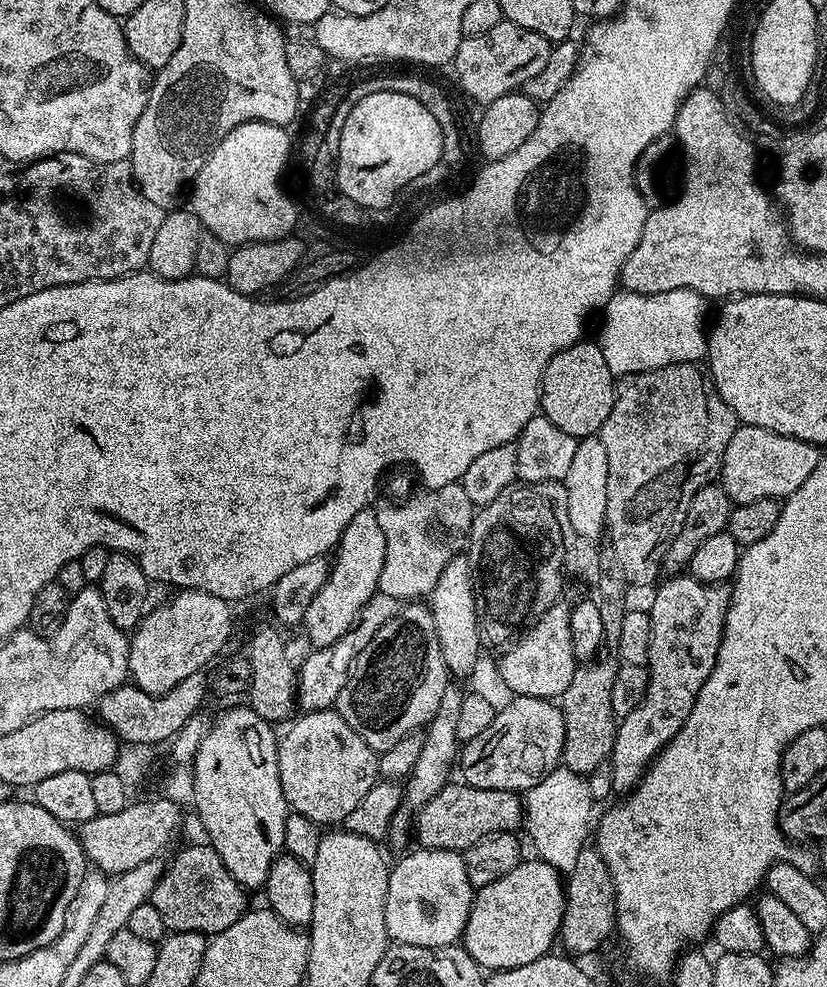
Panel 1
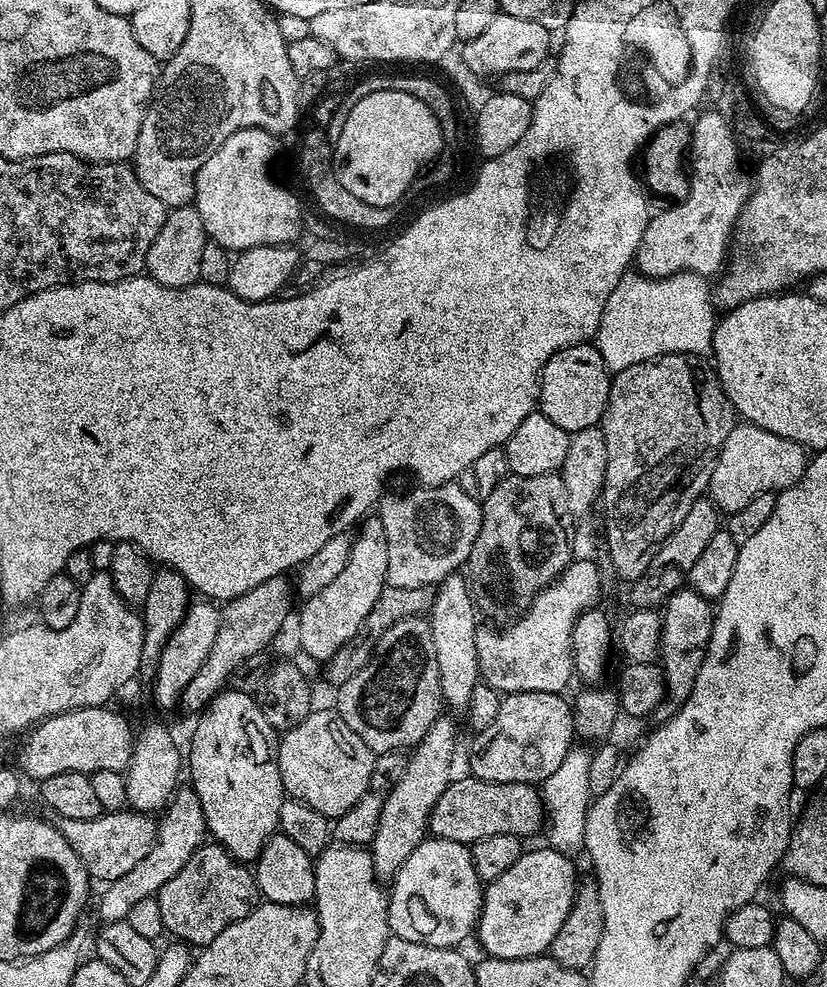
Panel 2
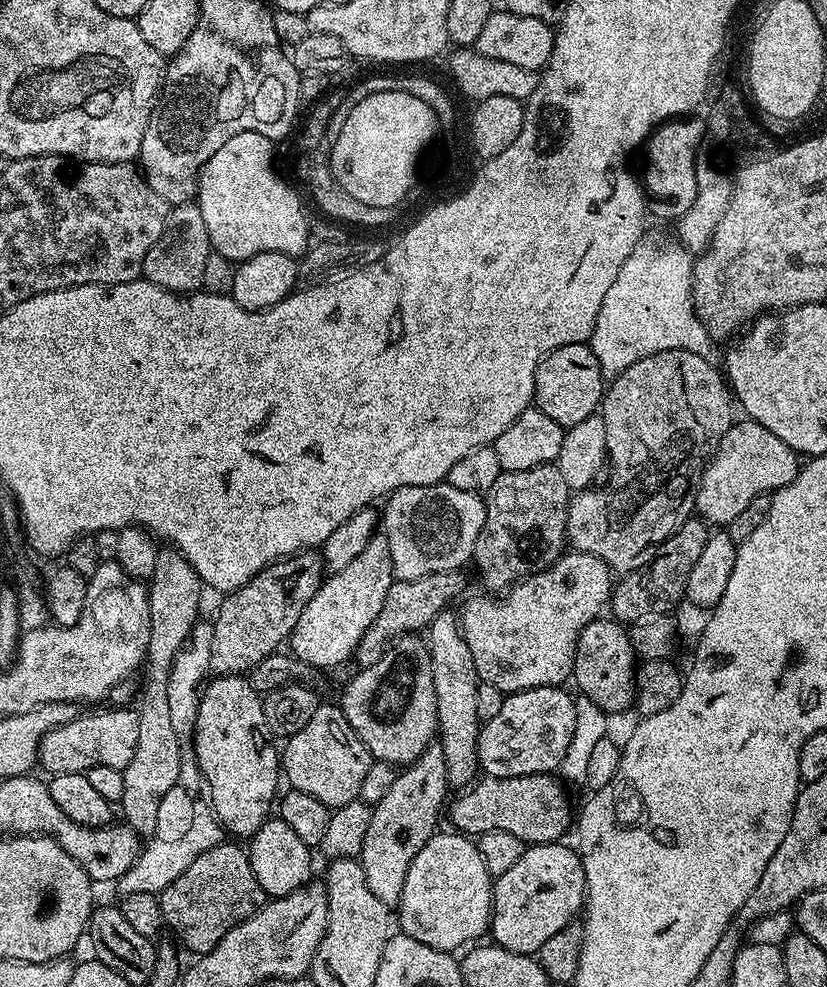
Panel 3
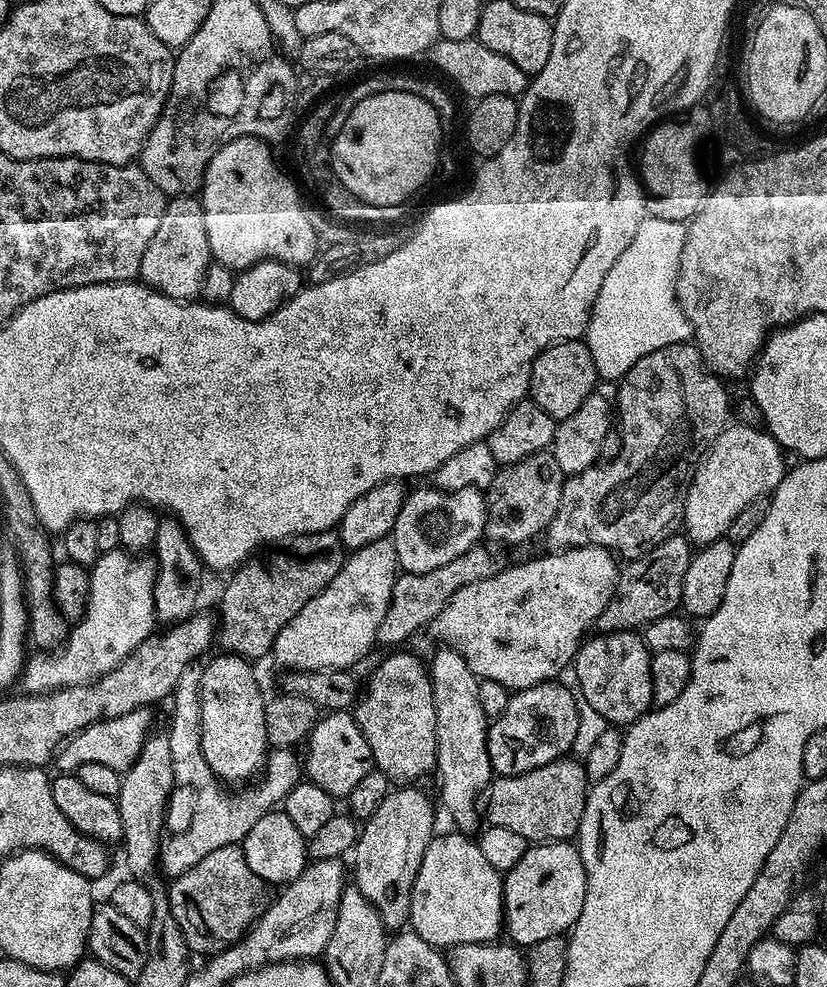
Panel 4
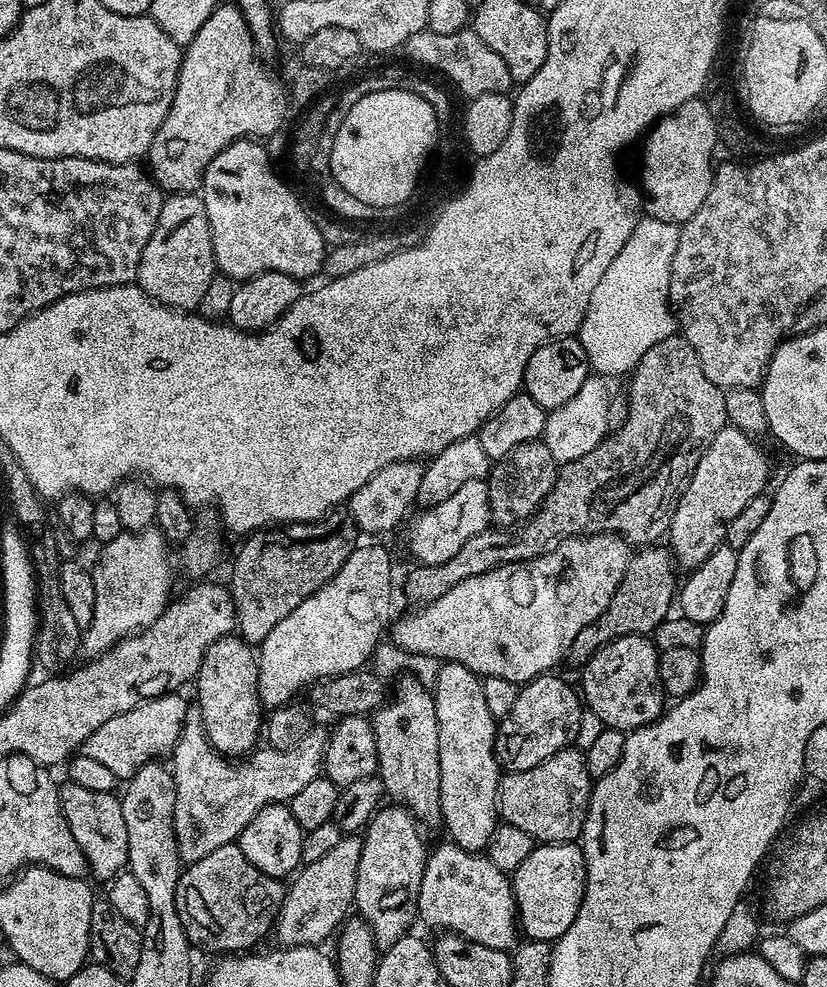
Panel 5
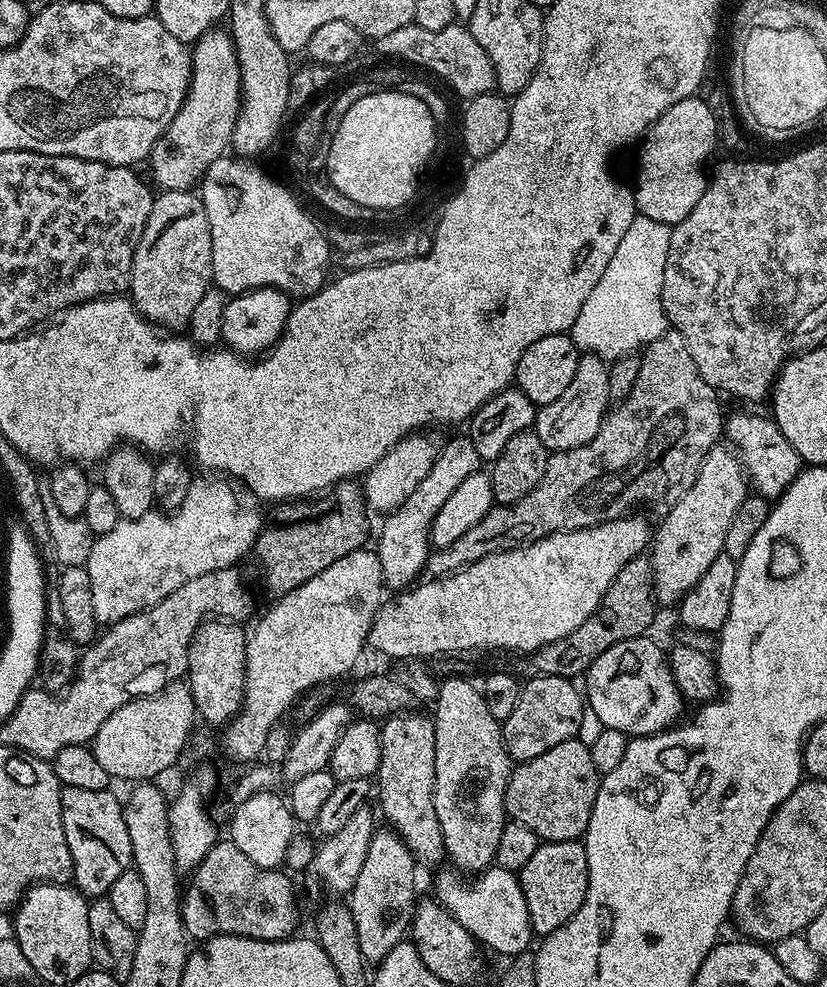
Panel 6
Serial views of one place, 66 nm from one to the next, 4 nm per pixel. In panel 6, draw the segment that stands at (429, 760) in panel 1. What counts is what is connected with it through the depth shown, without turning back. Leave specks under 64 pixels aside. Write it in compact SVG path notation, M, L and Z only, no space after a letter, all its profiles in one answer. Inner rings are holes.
M378 830L372 835L370 850L366 850L366 862L358 873L351 892L347 893L346 905L352 911L357 927L361 954L369 965L375 966L409 935L412 914L418 903L416 896L416 872L418 865L410 850L402 843L395 831Z

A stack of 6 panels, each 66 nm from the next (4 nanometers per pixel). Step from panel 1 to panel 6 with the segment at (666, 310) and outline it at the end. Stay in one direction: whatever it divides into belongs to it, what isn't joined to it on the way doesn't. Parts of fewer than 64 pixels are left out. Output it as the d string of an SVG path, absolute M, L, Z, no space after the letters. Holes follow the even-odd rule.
M637 215L630 230L626 230L626 235L622 237L622 242L618 242L618 250L614 250L602 278L598 278L594 290L590 290L586 302L582 302L578 318L574 318L570 335L581 353L597 356L605 362L613 362L639 353L663 332L669 331L670 325L662 306L662 274L666 274L666 254L670 250L671 233L669 225L654 222L654 218Z

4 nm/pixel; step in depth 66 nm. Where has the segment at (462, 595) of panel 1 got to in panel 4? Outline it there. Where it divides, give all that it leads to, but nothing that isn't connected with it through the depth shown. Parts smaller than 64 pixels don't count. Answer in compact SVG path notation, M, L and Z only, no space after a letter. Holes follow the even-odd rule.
M447 646L437 647L437 652L430 660L430 675L432 678L432 697L436 703L436 767L435 775L440 775L440 800L444 803L446 811L452 815L452 820L457 829L472 830L482 816L476 813L476 803L481 803L482 797L487 793L489 784L494 779L490 766L488 753L488 725L490 719L483 712L479 697L480 680L466 666L466 658L458 654L453 648Z

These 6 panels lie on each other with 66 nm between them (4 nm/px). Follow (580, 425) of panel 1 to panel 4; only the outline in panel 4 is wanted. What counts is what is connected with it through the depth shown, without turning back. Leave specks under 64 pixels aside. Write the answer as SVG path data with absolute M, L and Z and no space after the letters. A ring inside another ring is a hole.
M583 339L563 340L542 350L542 354L538 354L538 358L534 358L528 390L530 399L538 406L542 406L542 410L546 410L546 414L550 414L553 420L559 422L570 418L570 414L574 414L574 410L578 410L578 406L582 406L582 402L586 402L586 398L597 391L596 384L598 385L596 367L594 358L590 358L587 343Z

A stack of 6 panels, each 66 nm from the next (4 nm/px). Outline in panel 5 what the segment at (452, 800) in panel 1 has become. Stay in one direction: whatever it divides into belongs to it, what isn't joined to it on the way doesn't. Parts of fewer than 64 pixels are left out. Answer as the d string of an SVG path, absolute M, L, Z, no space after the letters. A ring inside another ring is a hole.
M569 746L550 754L538 766L521 772L504 772L500 778L496 795L496 811L499 819L505 824L518 826L518 830L526 830L534 842L542 844L571 844L579 841L584 835L584 823L588 813L588 803L592 801L592 776L586 770L586 758L583 751Z

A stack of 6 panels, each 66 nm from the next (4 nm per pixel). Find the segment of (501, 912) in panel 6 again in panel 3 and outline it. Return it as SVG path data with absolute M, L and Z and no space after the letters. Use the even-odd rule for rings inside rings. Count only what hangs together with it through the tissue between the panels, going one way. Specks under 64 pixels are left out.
M455 830L447 831L437 831L436 835L430 837L422 846L422 850L418 850L418 854L414 854L414 862L410 862L410 870L406 870L406 886L402 886L402 898L398 905L398 911L400 911L399 931L431 948L455 953L456 948L463 949L465 946L479 941L481 939L479 936L483 932L485 935L489 931L492 923L494 877L490 874L490 870L486 870L486 862L482 862L480 845L475 839Z

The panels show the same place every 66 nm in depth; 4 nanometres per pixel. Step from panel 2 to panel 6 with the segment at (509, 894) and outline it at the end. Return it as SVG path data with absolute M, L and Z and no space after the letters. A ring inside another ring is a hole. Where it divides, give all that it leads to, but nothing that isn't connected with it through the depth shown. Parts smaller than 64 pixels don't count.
M550 840L541 842L538 850L518 873L522 894L526 898L526 910L530 910L530 922L537 937L549 936L558 926L570 922L582 906L588 889L588 863L586 850L580 840Z

